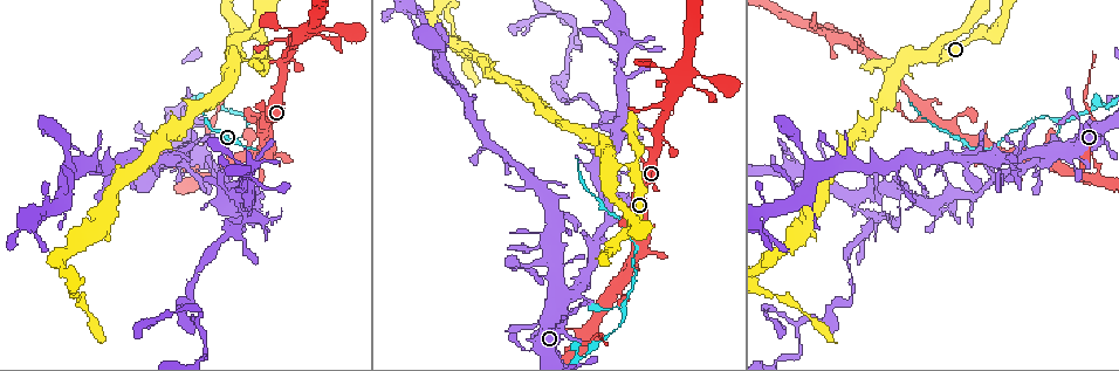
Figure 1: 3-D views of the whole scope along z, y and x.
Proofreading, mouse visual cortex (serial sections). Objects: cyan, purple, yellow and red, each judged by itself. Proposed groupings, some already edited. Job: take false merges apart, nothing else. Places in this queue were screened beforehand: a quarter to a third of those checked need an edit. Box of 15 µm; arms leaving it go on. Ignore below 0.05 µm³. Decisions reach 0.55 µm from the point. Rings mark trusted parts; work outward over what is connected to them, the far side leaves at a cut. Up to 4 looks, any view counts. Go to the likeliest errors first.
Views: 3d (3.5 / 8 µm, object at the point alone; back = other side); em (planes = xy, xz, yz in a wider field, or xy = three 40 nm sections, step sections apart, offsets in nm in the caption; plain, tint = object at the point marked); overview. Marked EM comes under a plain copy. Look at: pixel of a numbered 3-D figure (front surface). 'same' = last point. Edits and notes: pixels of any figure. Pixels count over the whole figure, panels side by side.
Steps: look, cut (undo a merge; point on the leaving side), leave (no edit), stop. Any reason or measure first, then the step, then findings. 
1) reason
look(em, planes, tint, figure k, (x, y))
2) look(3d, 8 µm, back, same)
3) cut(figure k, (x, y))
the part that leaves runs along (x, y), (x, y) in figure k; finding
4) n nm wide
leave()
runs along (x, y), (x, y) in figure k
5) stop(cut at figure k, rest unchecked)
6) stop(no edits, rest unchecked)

sharp bend
look(3d, 3.5 µm, figure 1, (1026, 143))

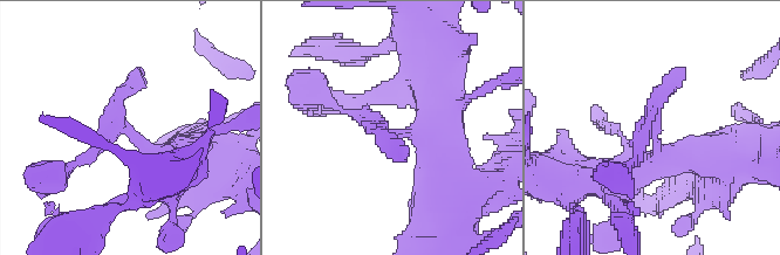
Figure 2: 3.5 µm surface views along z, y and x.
shape alone is not enough
look(em, planes, tint, figure 2, (381, 126))

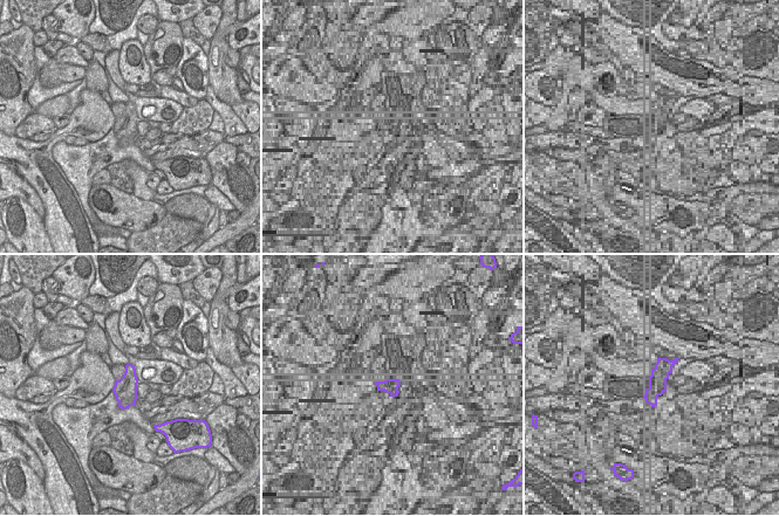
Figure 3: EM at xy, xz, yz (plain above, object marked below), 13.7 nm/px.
leave()
runs along (437, 158), (437, 145), (326, 97) in figure 2; continuous, no second cell

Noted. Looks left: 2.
sharp bend
look(3d, 3.5 µm, back, figure 1, (241, 214))

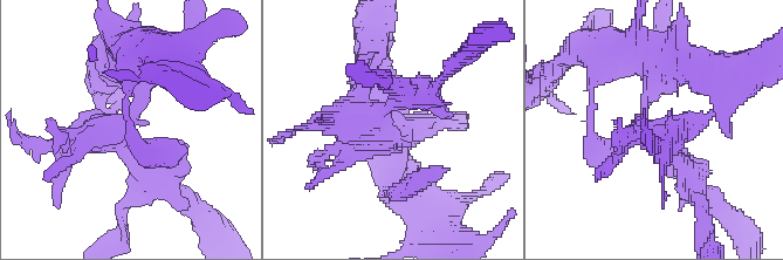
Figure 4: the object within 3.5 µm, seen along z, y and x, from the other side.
look(em, planes, tint, figure 4, (392, 139))

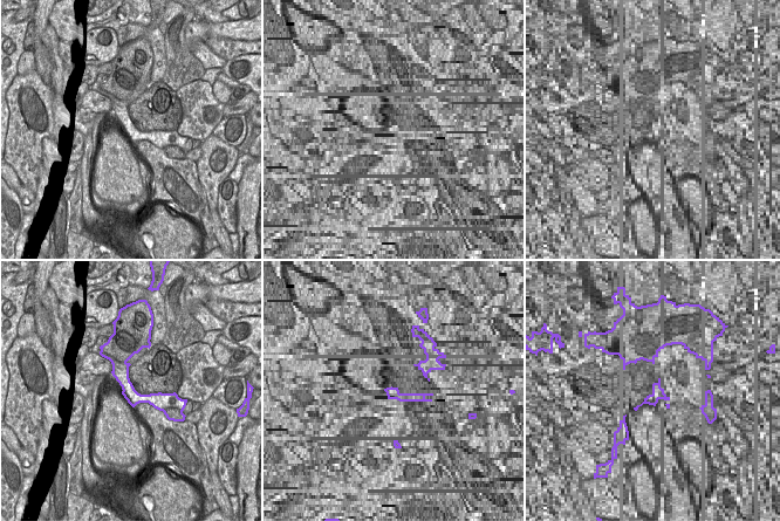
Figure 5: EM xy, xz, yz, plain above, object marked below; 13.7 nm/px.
cut(figure 4, (677, 118))
a second cell is stuck on

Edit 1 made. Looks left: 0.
stop(cut at figure 4, rest unchecked)

